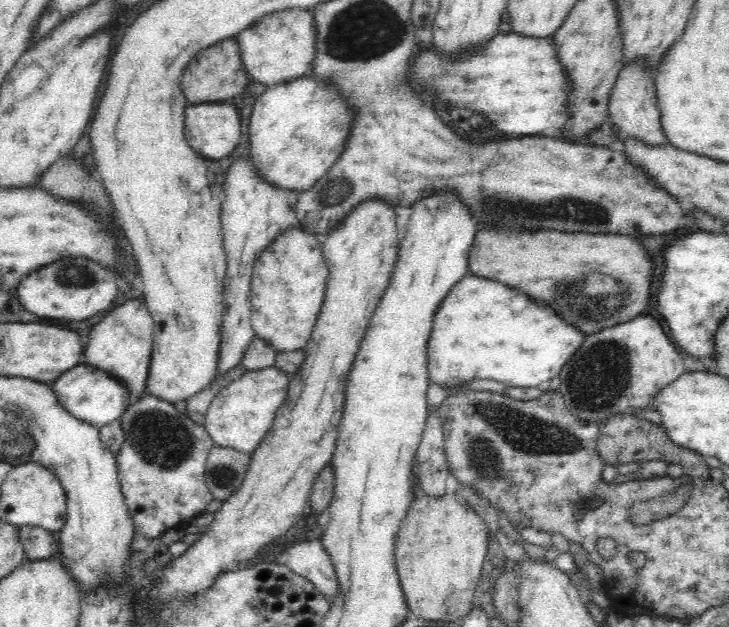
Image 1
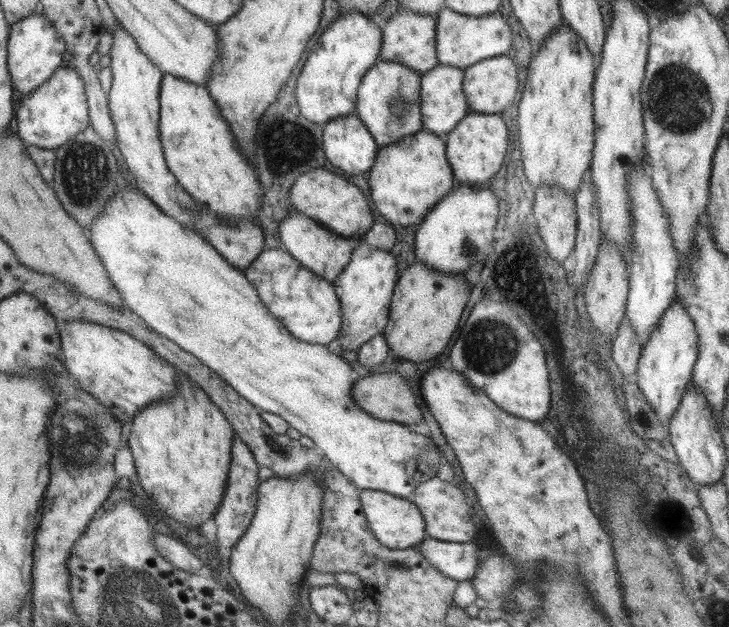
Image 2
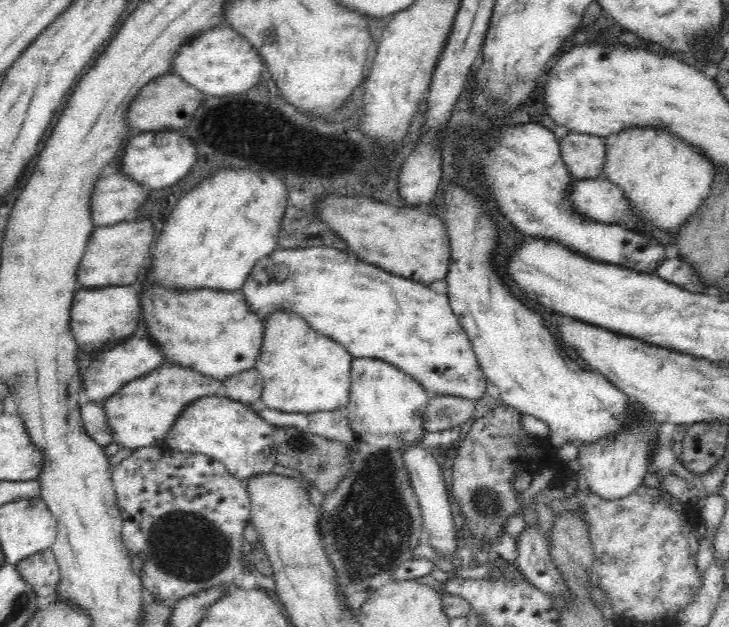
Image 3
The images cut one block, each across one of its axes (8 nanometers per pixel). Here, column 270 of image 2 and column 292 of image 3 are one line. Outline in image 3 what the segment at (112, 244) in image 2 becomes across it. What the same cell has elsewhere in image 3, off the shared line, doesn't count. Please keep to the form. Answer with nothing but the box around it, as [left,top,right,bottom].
[255,311,353,412]

